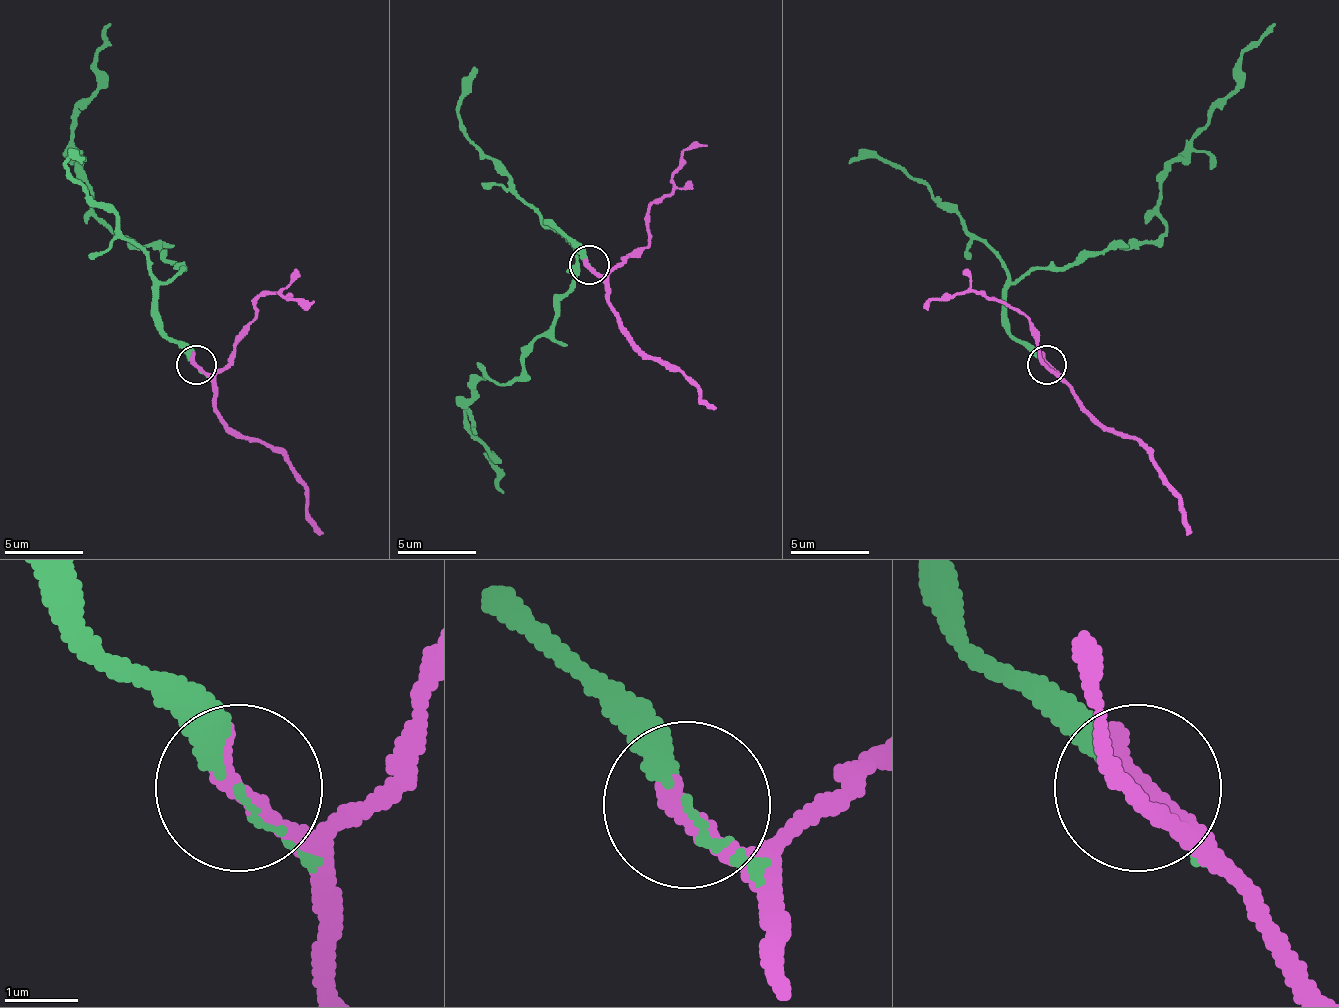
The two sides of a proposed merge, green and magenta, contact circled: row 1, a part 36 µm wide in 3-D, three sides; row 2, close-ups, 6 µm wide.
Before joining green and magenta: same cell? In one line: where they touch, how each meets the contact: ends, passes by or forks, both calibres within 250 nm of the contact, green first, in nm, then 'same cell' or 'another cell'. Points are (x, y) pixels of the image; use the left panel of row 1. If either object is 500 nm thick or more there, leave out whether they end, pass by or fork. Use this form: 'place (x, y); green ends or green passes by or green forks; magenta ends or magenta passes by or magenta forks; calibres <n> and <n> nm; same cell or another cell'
place (196, 365); green passes by; magenta ends; calibres 120 and 320 nm; same cell

